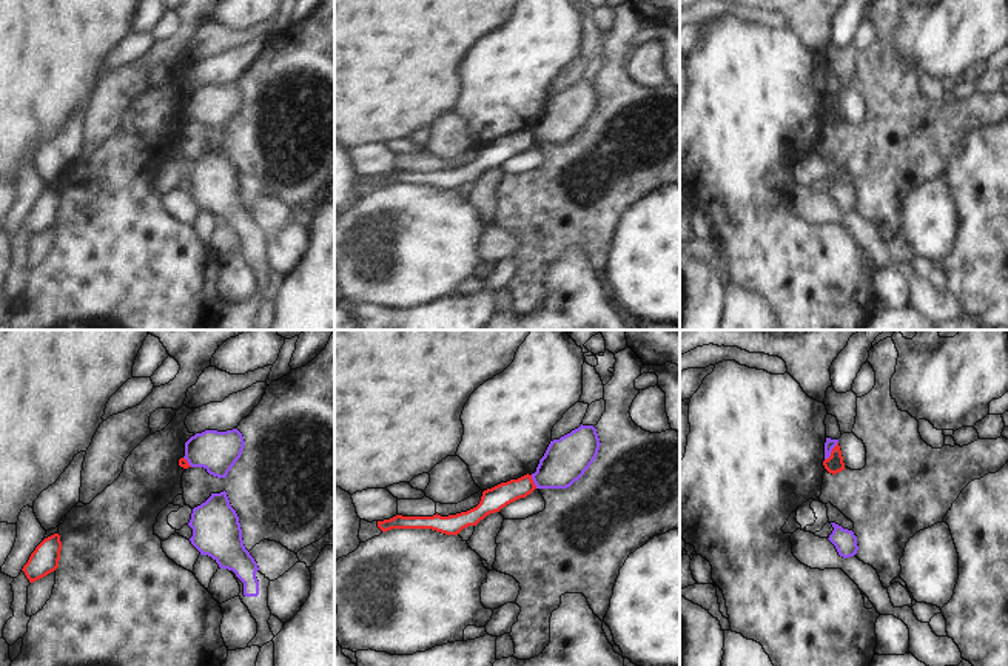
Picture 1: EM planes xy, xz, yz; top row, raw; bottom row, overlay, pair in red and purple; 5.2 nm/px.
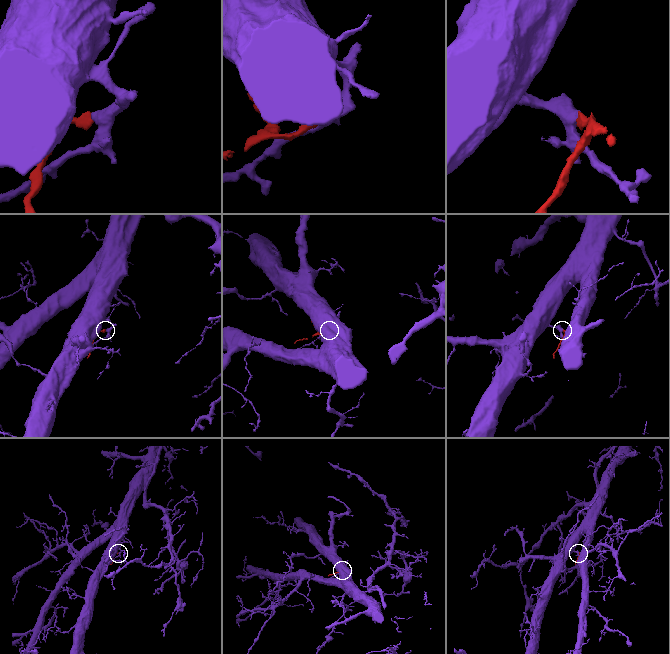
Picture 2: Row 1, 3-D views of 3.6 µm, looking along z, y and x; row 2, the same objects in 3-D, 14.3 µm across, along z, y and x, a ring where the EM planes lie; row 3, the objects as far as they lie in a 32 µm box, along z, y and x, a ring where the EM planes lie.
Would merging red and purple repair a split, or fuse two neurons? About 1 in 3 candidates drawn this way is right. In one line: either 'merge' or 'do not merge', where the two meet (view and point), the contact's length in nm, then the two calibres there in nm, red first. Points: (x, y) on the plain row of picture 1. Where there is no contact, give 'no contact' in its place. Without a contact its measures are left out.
do not merge | yz (833, 105) | 120 nm | 90/60 nm

